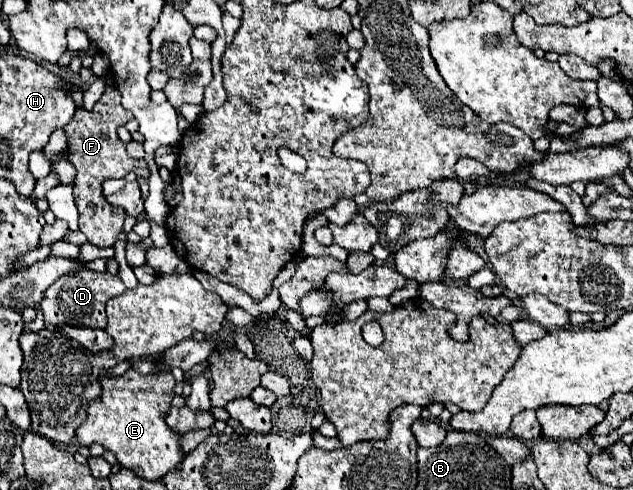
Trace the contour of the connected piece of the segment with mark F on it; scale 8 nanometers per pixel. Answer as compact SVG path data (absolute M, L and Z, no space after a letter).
M108 85L92 111L76 109L74 119L64 127L68 135L68 159L76 165L74 197L76 197L78 213L80 213L80 231L96 247L114 247L126 217L126 211L122 207L112 207L104 199L102 181L110 177L126 177L128 173L136 173L136 177L150 177L148 163L144 159L136 161L128 157L126 147L116 133L116 129L120 125L126 125L130 119L132 119L130 111L126 111L120 103L118 89Z

